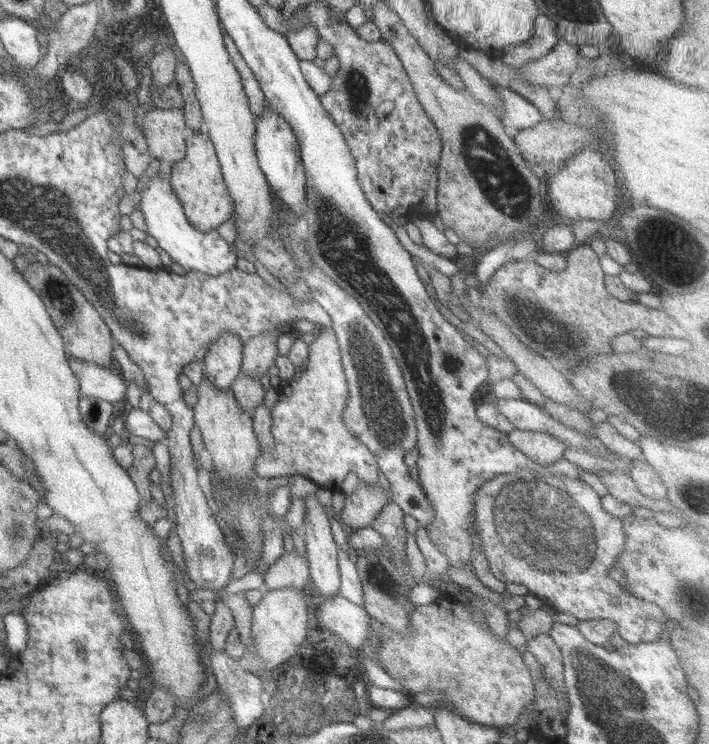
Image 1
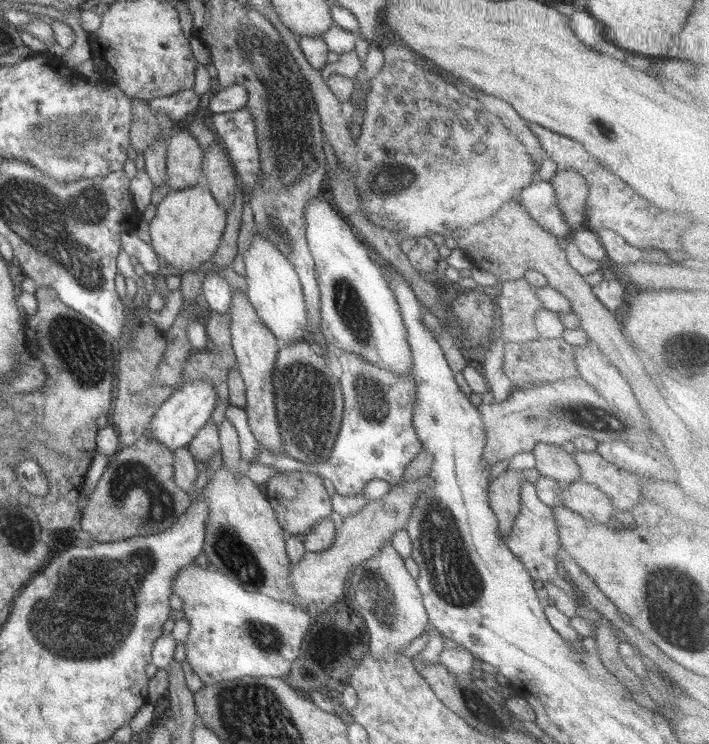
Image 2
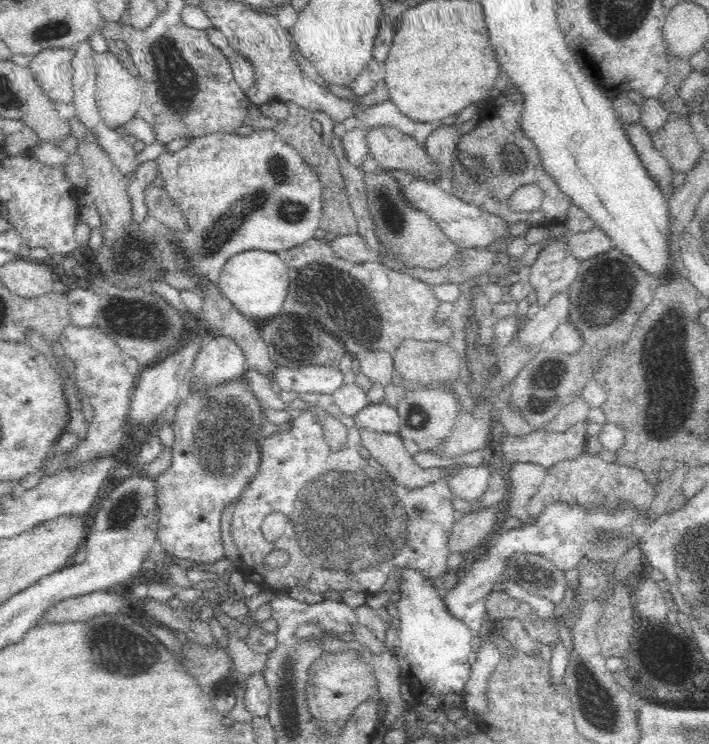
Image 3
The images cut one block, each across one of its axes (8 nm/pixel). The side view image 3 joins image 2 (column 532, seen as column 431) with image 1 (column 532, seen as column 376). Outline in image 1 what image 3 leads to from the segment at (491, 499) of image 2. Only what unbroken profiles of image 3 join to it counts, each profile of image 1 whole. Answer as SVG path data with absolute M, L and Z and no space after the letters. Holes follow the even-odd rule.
M513 429L508 434L511 444L534 463L548 467L564 458L566 444L544 432Z

